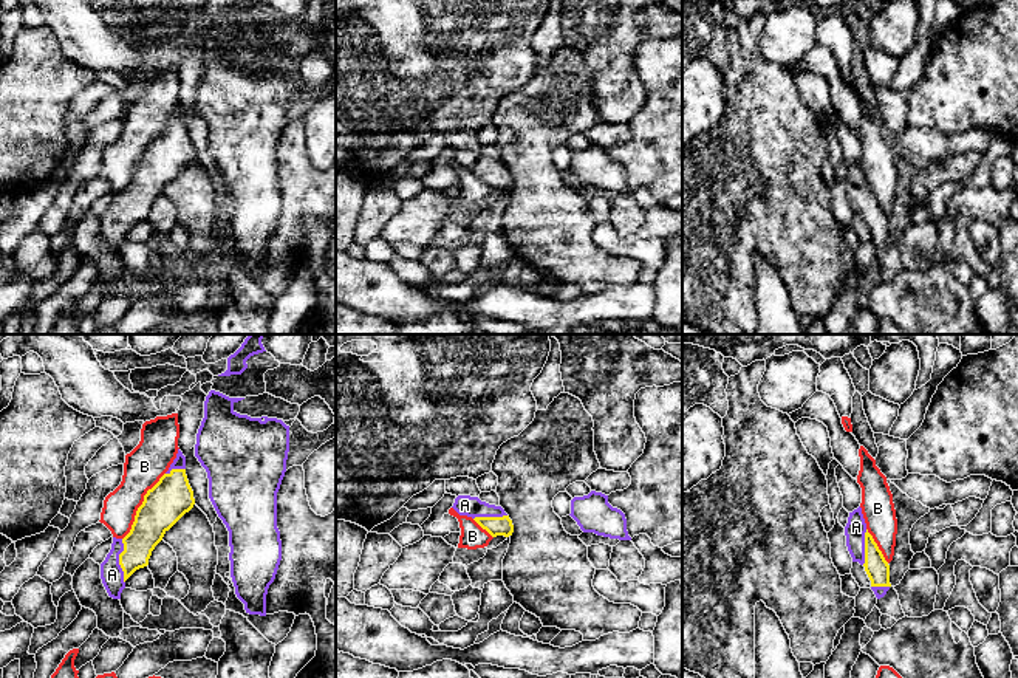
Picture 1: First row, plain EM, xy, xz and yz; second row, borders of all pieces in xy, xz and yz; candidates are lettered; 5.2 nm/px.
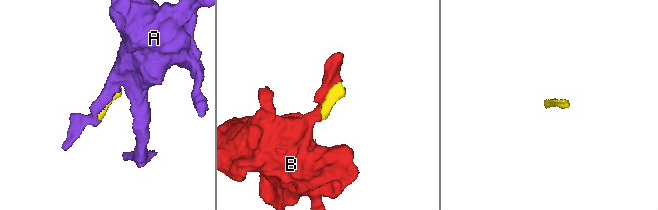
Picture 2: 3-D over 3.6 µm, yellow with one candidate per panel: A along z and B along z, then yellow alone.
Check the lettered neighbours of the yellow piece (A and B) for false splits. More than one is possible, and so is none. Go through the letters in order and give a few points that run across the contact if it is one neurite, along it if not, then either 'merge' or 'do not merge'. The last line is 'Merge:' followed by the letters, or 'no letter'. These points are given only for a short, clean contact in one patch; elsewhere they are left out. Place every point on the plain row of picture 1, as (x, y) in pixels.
A: merge
B: do not merge
Merge: A

